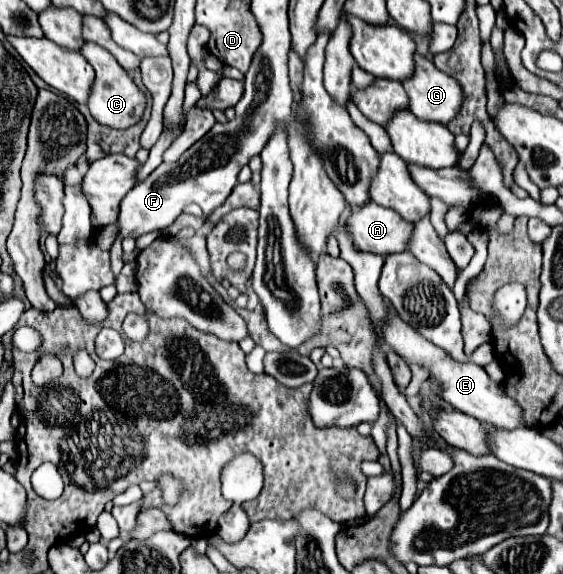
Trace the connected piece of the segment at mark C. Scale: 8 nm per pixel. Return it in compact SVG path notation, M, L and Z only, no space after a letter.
M84 42L80 52L88 60L88 64L96 70L96 78L88 92L88 106L90 106L92 116L100 124L110 126L110 128L128 128L128 126L136 124L144 112L146 98L138 90L138 86L132 82L128 72L116 62L116 58L110 52L106 52L102 46L98 46L94 42Z

